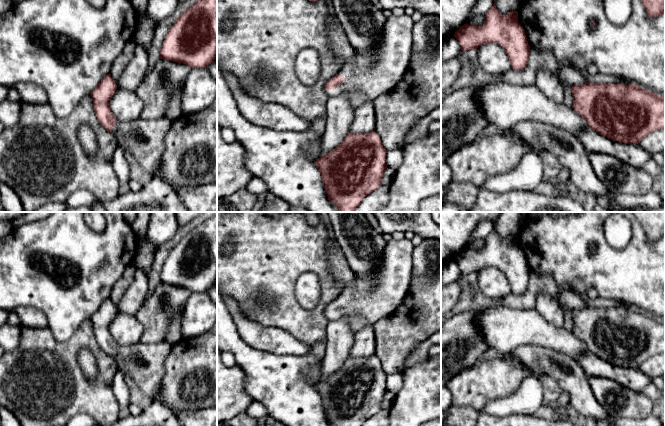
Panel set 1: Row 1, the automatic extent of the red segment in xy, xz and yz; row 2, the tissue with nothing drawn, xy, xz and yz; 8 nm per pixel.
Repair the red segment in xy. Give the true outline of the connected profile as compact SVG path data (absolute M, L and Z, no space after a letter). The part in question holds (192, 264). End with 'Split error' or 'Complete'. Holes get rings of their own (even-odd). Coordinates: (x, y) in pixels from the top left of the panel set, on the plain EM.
M217 214L200 222L172 249L160 282L194 292L208 292L217 279Z. Complete

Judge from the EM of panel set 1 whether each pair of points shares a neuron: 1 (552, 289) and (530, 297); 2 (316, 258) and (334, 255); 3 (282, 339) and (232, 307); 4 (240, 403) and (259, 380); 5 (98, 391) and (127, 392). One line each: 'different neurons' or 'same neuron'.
1: same neuron
2: different neurons
3: same neuron
4: different neurons
5: different neurons

